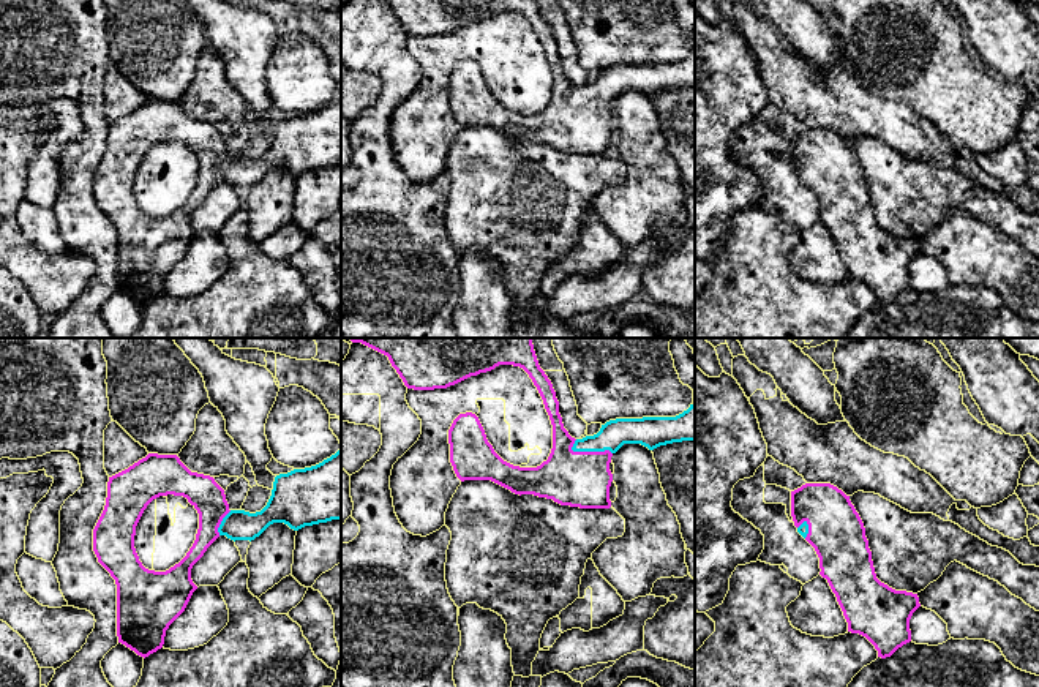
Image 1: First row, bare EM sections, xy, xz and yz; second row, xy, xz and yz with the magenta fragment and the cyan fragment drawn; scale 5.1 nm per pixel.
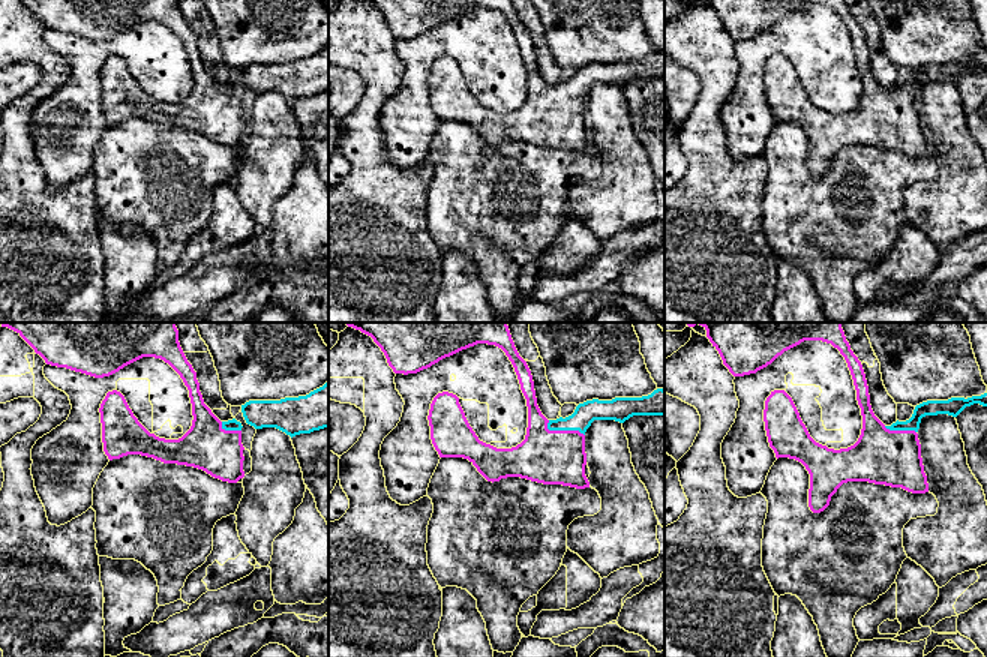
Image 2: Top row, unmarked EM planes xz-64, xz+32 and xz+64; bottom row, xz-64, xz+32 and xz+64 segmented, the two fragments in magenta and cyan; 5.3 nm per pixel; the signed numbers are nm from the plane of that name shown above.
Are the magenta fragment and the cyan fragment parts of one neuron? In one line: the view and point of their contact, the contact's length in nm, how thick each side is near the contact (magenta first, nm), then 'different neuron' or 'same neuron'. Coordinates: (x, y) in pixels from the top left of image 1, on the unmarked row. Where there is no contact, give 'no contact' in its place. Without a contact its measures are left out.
meets magenta in xz at (591, 98); contact 220 nm long; 280 nm thick on the magenta side, 150 nm on the other; same neuron

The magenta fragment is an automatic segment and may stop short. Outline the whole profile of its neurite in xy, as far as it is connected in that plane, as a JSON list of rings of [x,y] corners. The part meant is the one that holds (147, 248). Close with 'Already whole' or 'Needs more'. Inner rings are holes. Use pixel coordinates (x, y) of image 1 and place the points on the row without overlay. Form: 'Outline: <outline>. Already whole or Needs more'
Outline: [[[341,95],[316,112],[276,122],[267,152],[256,160],[231,156],[224,136],[215,125],[191,118],[177,101],[148,99],[128,115],[109,123],[106,152],[93,175],[93,197],[117,231],[118,289],[144,305],[163,294],[166,276],[185,257],[197,235],[191,226],[193,212],[219,182],[234,188],[251,188],[273,169],[284,169],[298,177],[332,166],[341,166]],[[167,141],[188,145],[199,160],[199,175],[193,193],[178,210],[166,218],[155,218],[139,207],[134,182],[147,152]]]. Needs more

